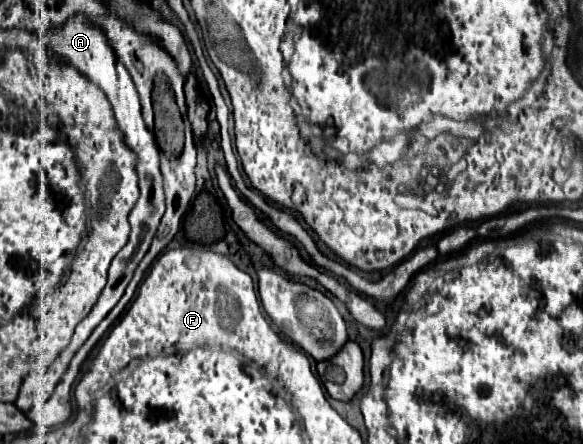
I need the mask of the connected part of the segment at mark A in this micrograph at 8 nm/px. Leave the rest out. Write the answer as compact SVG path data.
M76 16L72 20L68 20L64 24L64 28L52 30L52 50L56 56L60 56L60 60L68 60L68 64L72 64L72 68L76 68L78 72L84 72L84 76L88 76L88 80L94 80L94 84L108 96L108 102L112 104L112 112L116 116L116 126L120 128L120 132L124 132L124 142L128 144L128 148L132 148L132 152L136 152L136 174L138 174L138 184L140 184L140 198L134 204L128 222L132 224L132 232L128 238L128 244L116 254L116 260L112 260L110 272L108 272L108 284L104 288L104 292L100 294L96 306L92 308L92 312L76 326L76 332L72 336L70 346L58 356L58 360L52 364L52 368L46 372L48 376L48 384L46 384L46 396L50 396L56 388L56 384L60 382L60 376L64 376L64 372L68 370L68 364L72 360L72 356L80 350L80 344L84 344L84 340L88 340L88 336L92 334L92 328L96 328L96 324L100 324L100 320L104 320L104 316L118 304L118 300L122 298L134 270L138 268L140 260L144 258L144 254L150 248L150 242L158 230L160 218L164 214L164 192L162 192L162 174L160 174L160 150L154 142L154 136L150 134L150 130L146 128L144 120L142 120L142 112L140 112L140 100L138 100L138 92L134 88L132 78L128 76L128 70L118 62L116 54L112 52L104 32L100 28L96 28L86 16Z

